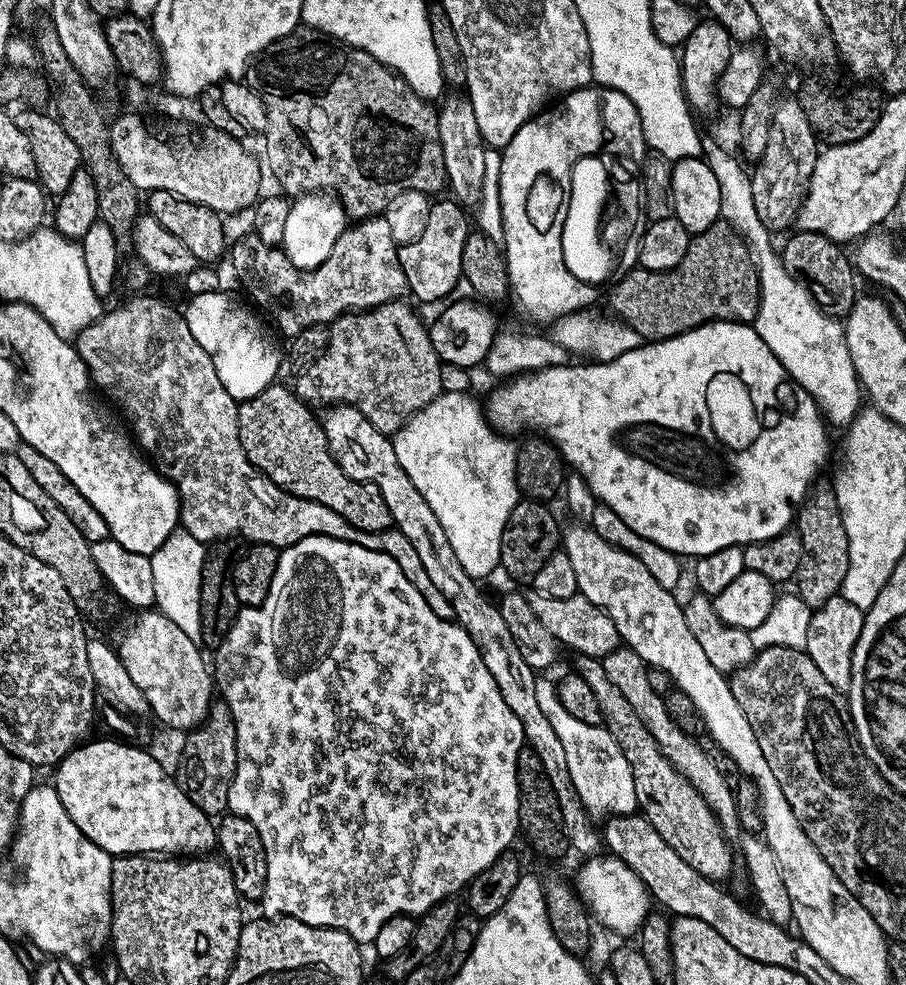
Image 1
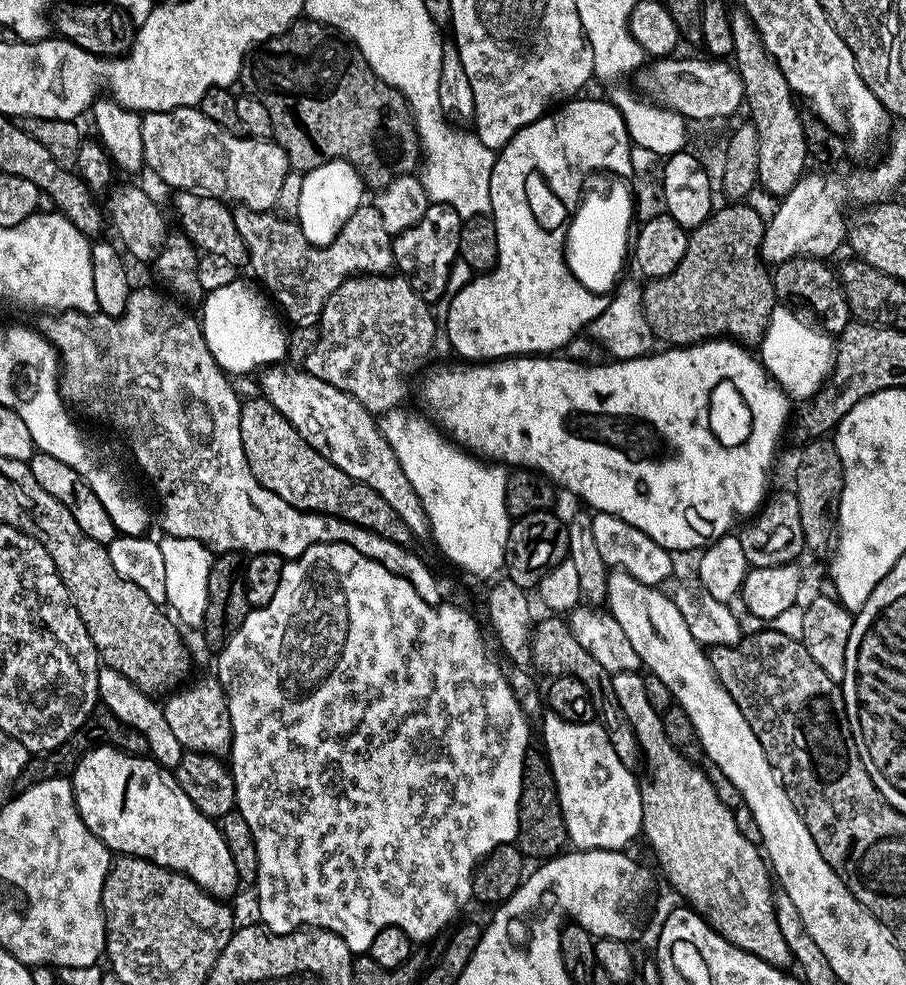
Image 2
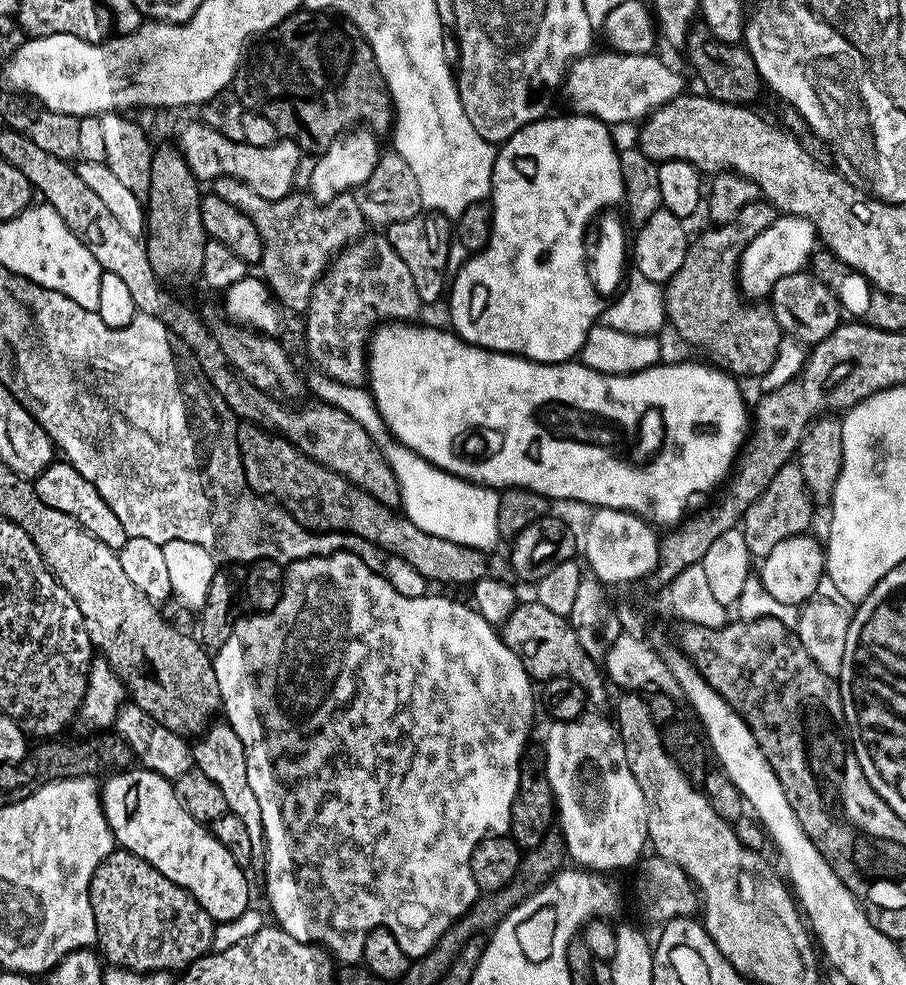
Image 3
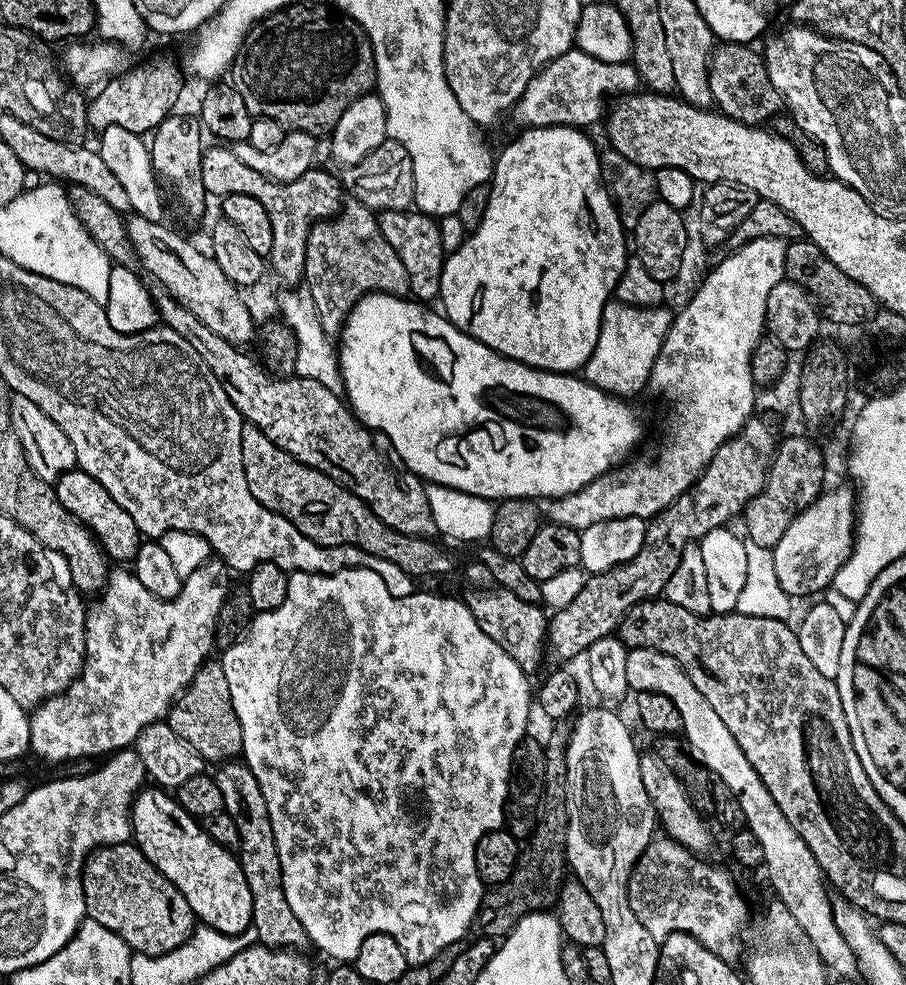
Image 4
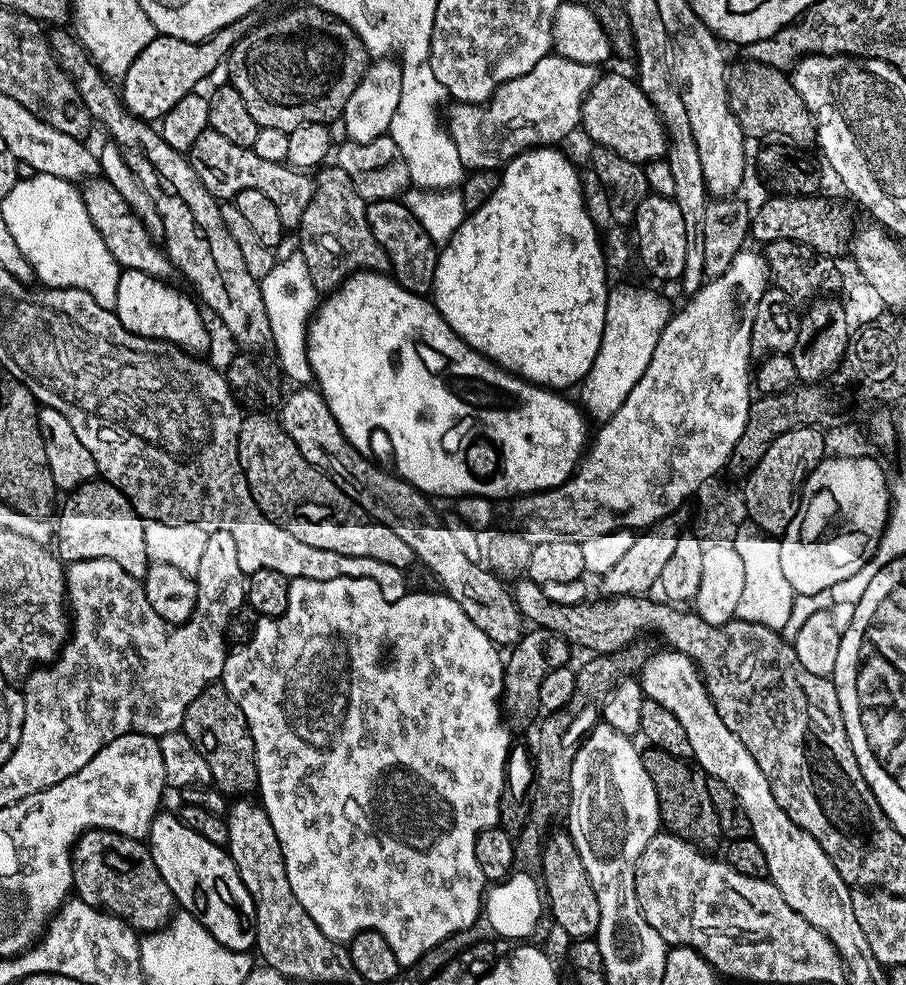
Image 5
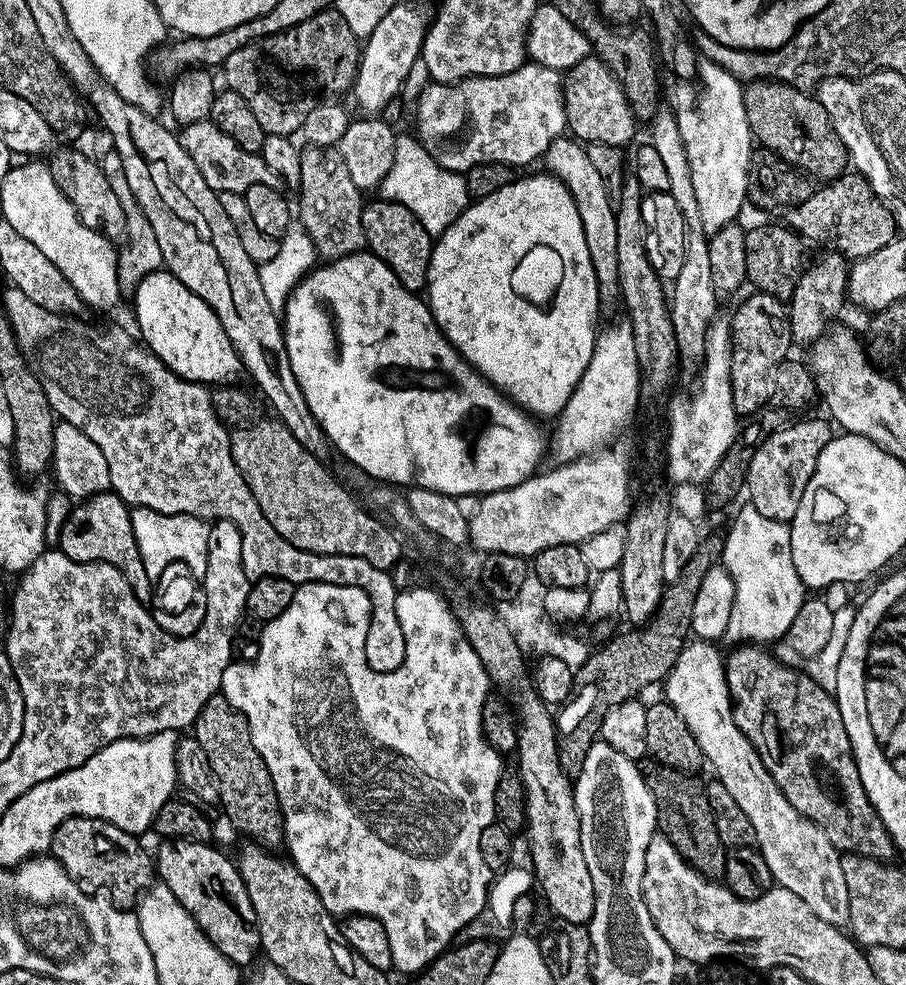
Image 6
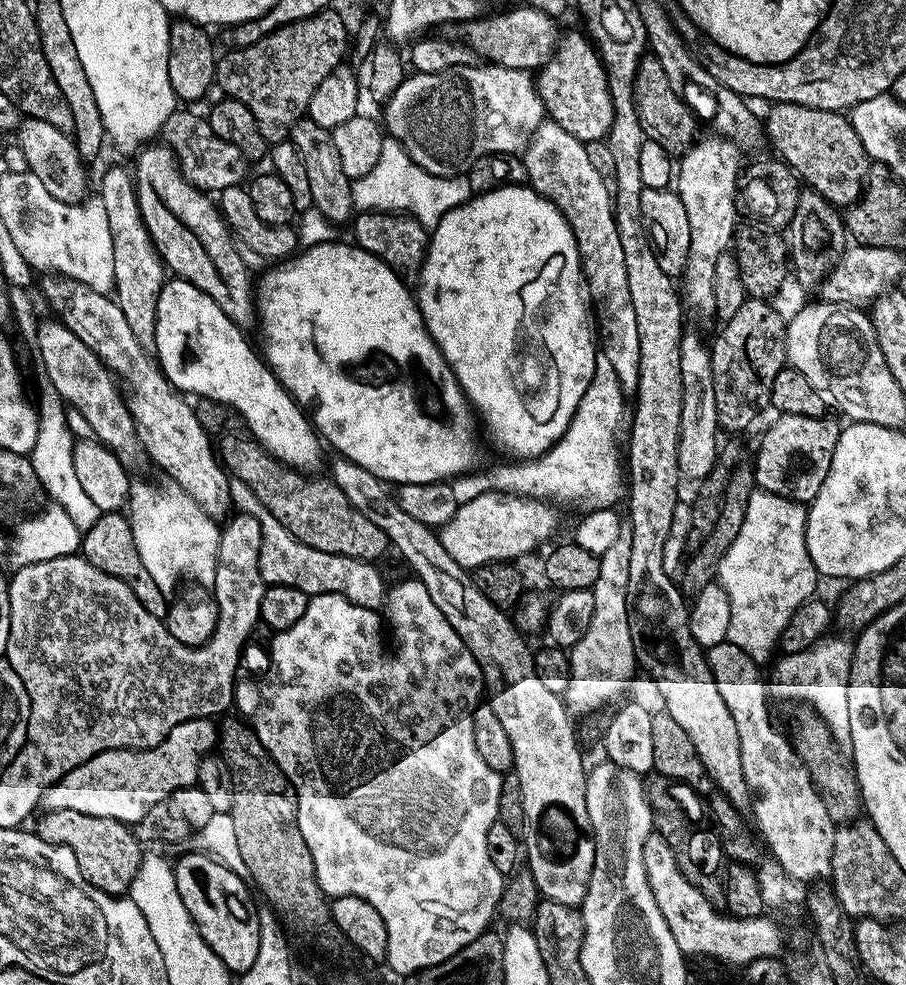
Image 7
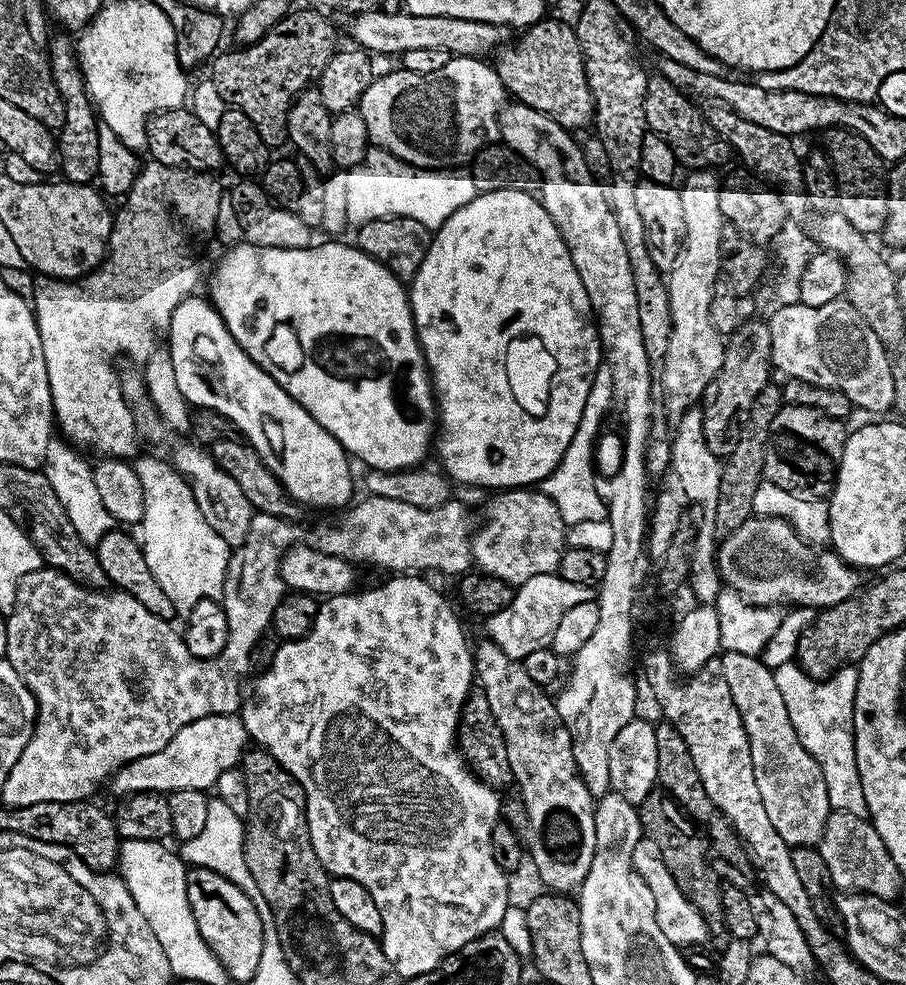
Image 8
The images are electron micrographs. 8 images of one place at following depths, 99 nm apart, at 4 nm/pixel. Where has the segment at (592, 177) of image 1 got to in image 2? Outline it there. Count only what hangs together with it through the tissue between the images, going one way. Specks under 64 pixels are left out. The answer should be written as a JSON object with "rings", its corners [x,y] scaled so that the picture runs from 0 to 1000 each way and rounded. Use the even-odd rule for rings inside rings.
{"rings":[[[660,179],[652,187],[643,196],[628,227],[624,264],[642,290],[657,297],[669,298],[683,285],[691,256],[695,254],[695,225],[700,223],[700,208],[696,192],[688,182]]]}

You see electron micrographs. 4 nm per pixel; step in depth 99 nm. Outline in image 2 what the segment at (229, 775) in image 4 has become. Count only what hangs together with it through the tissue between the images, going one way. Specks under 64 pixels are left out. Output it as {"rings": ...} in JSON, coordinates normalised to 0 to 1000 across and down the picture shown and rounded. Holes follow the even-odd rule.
{"rings":[[[230,684],[222,690],[214,691],[213,694],[204,693],[198,701],[191,702],[185,709],[187,711],[180,712],[179,715],[183,734],[187,735],[192,749],[196,749],[196,753],[204,761],[246,769],[255,760],[256,738],[252,711],[247,708],[247,698],[237,685]]]}

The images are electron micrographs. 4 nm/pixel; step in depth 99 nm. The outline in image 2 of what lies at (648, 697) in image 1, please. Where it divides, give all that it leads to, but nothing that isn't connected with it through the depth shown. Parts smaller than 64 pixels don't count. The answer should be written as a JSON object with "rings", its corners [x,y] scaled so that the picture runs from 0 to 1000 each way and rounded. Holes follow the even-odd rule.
{"rings":[[[682,682],[677,685],[678,706],[682,708],[682,717],[687,717],[691,729],[704,749],[704,757],[710,775],[715,776],[720,789],[709,800],[709,822],[711,823],[710,852],[715,852],[728,875],[730,881],[737,888],[737,893],[756,910],[758,917],[772,926],[797,952],[810,960],[841,973],[841,977],[853,979],[857,983],[869,984],[876,972],[868,952],[863,952],[861,934],[857,931],[857,921],[852,915],[854,893],[850,888],[849,878],[840,862],[829,857],[815,843],[815,835],[809,821],[792,810],[784,790],[779,790],[772,775],[758,772],[754,765],[735,749],[731,738],[731,726],[717,717],[713,709],[713,692],[706,682]]]}

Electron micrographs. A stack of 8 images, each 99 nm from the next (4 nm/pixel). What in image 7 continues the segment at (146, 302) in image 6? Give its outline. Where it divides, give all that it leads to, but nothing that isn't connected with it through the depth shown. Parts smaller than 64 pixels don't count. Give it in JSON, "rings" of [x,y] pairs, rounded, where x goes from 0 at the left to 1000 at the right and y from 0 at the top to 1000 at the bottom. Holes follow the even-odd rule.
{"rings":[[[190,282],[182,287],[174,298],[172,312],[172,347],[170,355],[175,372],[181,377],[181,383],[189,388],[190,393],[200,400],[213,398],[213,403],[226,406],[240,406],[251,410],[262,423],[274,429],[273,438],[302,465],[328,479],[348,480],[353,471],[354,444],[351,442],[337,415],[323,406],[322,402],[309,391],[305,381],[295,369],[278,354],[273,345],[270,334],[265,333],[249,319],[245,319],[245,311],[236,307],[219,290],[198,282]]]}

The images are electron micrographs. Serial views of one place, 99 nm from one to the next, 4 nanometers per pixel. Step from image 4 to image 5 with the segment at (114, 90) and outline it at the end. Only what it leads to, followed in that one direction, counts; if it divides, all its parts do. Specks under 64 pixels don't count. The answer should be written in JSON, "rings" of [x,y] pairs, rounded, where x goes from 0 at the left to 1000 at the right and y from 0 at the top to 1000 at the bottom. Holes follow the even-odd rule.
{"rings":[[[281,11],[236,34],[226,42],[211,42],[174,35],[164,47],[148,59],[137,78],[134,78],[134,105],[146,118],[163,125],[174,124],[203,97],[213,94],[219,83],[227,80],[252,59],[257,47],[289,22]]]}

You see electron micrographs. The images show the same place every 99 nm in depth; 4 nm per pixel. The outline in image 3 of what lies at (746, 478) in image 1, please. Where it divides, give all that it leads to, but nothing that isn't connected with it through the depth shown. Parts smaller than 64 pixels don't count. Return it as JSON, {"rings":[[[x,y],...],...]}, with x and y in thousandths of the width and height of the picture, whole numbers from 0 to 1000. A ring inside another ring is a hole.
{"rings":[[[424,327],[412,336],[406,357],[404,390],[415,407],[416,416],[437,449],[446,451],[478,473],[507,486],[517,487],[520,491],[546,497],[579,495],[604,504],[609,510],[637,508],[640,512],[653,512],[655,517],[681,516],[688,520],[698,520],[721,534],[745,534],[760,523],[759,511],[767,504],[792,494],[795,490],[796,494],[805,486],[826,446],[828,414],[827,411],[826,414],[821,411],[821,402],[812,391],[816,390],[813,383],[785,369],[781,371],[730,368],[708,378],[674,382],[674,377],[651,376],[639,368],[596,370],[592,365],[581,365],[576,361],[562,361],[558,357],[542,357],[539,353],[528,352],[526,349],[515,349],[498,335],[489,337],[486,333],[462,333],[461,330],[459,327]]]}

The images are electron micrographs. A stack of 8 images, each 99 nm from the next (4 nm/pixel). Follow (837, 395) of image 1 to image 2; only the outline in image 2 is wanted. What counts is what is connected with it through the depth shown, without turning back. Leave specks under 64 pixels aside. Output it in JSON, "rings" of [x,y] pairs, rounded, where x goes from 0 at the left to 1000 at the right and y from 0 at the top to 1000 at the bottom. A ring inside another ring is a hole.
{"rings":[[[858,309],[851,317],[845,339],[837,353],[837,363],[853,389],[858,389],[871,405],[893,407],[913,386],[922,369],[923,349],[919,342],[902,332],[883,325],[865,309]]]}

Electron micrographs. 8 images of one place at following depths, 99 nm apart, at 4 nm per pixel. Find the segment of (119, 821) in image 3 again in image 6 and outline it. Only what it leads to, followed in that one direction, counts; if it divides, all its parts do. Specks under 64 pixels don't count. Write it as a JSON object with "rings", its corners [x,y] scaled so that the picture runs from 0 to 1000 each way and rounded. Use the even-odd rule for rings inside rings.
{"rings":[[[181,853],[178,856],[177,866],[171,866],[170,877],[174,882],[175,892],[201,916],[201,920],[219,936],[219,940],[232,952],[232,956],[254,977],[262,981],[270,981],[281,973],[283,966],[288,965],[287,945],[285,936],[280,928],[280,920],[276,920],[276,908],[272,908],[272,899],[265,890],[265,882],[260,880],[255,872],[252,873],[242,865],[234,861],[233,856],[220,857],[213,853]]]}

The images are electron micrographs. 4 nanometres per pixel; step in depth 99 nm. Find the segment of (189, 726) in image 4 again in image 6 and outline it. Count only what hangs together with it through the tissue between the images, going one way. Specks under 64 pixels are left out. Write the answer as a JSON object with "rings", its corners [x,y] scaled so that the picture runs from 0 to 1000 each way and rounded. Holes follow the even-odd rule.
{"rings":[[[245,705],[234,707],[219,725],[214,736],[214,750],[223,757],[223,761],[227,761],[227,770],[232,770],[232,778],[243,799],[242,819],[247,820],[253,835],[263,844],[270,845],[274,848],[270,850],[276,851],[277,856],[286,857],[288,861],[297,863],[308,862],[313,856],[313,827],[305,809],[302,794],[298,790],[298,782],[294,774],[289,774],[289,765],[280,761],[280,753],[276,749],[276,737],[272,733],[269,724]]]}

